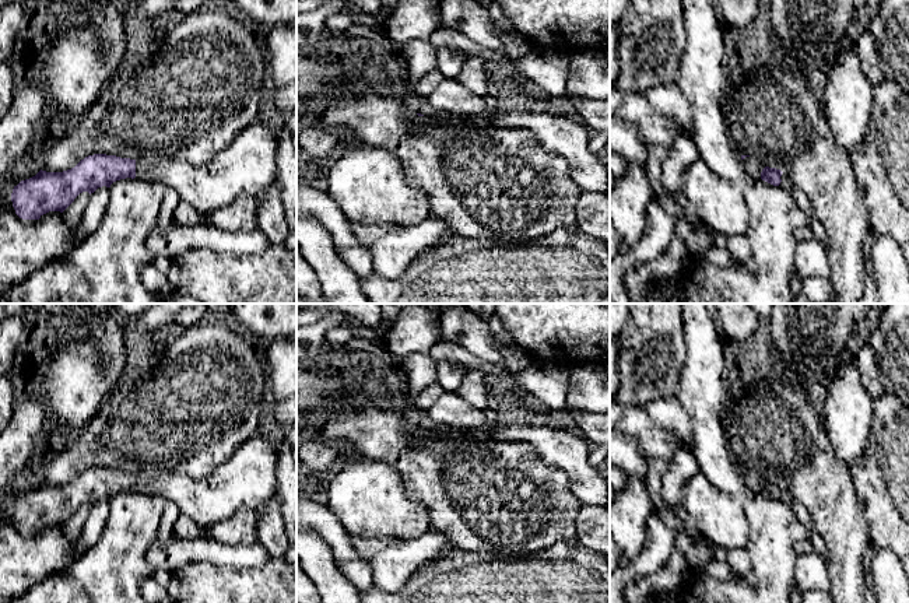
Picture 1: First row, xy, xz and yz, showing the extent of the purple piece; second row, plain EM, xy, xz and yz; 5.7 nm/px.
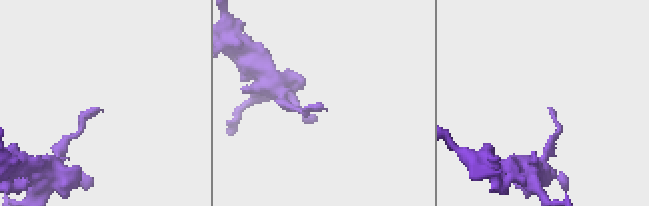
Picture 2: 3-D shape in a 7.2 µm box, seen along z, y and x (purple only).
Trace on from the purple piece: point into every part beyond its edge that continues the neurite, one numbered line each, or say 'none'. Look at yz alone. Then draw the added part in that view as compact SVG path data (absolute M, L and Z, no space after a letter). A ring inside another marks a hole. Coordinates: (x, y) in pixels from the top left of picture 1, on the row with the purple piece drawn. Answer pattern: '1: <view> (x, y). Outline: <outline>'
1: yz (754, 167). Outline: M750 155L741 159L743 165L745 166L745 171L752 175L754 178L761 179L761 172L765 168L765 165L757 159L755 157Z

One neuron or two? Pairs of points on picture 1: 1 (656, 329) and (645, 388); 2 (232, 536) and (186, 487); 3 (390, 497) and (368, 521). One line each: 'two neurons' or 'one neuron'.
1: one neuron
2: two neurons
3: one neuron

